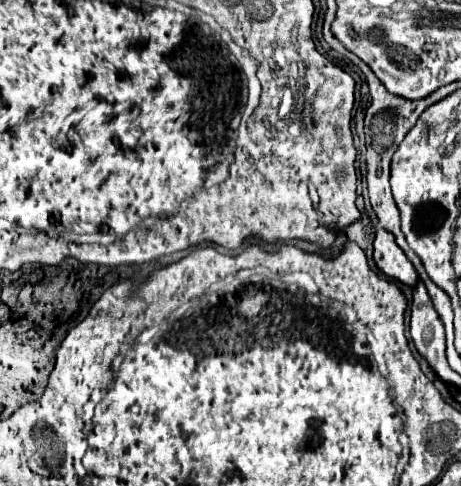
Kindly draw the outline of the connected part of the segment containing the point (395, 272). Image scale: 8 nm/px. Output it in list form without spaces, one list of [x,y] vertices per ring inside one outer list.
[[[386,229],[376,231],[372,257],[374,257],[376,267],[384,275],[388,275],[412,289],[416,287],[418,277],[416,277],[416,271],[412,269],[412,263],[408,261],[408,257],[404,257],[404,251],[396,245],[394,237]]]

